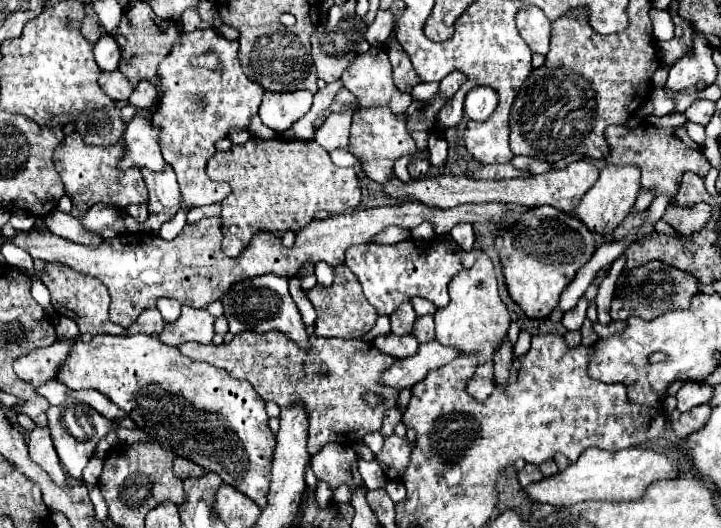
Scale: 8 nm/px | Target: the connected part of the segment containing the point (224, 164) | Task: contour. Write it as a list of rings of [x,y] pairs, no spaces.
[[[250,138],[246,144],[232,146],[228,152],[216,152],[206,166],[206,174],[216,182],[228,182],[232,192],[222,202],[222,226],[224,226],[224,240],[222,248],[226,256],[238,256],[240,250],[252,240],[258,230],[270,230],[272,234],[284,234],[286,230],[300,230],[308,226],[318,210],[326,210],[332,214],[350,212],[360,204],[360,184],[354,168],[340,168],[330,160],[330,154],[316,144],[310,142],[286,142],[284,138],[262,140]]]

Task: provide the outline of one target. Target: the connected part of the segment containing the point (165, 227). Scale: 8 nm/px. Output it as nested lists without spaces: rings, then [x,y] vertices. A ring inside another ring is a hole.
[[[180,209],[170,221],[162,225],[158,235],[168,241],[174,239],[186,225],[186,215],[188,211],[189,210]]]

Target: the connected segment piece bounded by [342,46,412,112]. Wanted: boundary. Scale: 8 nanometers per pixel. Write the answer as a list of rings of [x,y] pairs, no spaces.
[[[372,46],[366,54],[356,56],[356,60],[346,68],[346,74],[342,76],[342,84],[352,94],[358,96],[360,108],[366,108],[366,106],[388,106],[394,112],[404,112],[412,104],[412,96],[406,94],[406,92],[400,92],[394,86],[392,66],[390,66],[388,54],[386,54],[386,50],[382,46]]]

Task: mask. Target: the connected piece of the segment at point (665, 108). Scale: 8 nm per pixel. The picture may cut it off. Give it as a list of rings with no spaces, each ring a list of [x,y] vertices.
[[[662,88],[652,90],[652,104],[654,104],[654,116],[666,116],[674,112],[674,102],[664,94]]]

